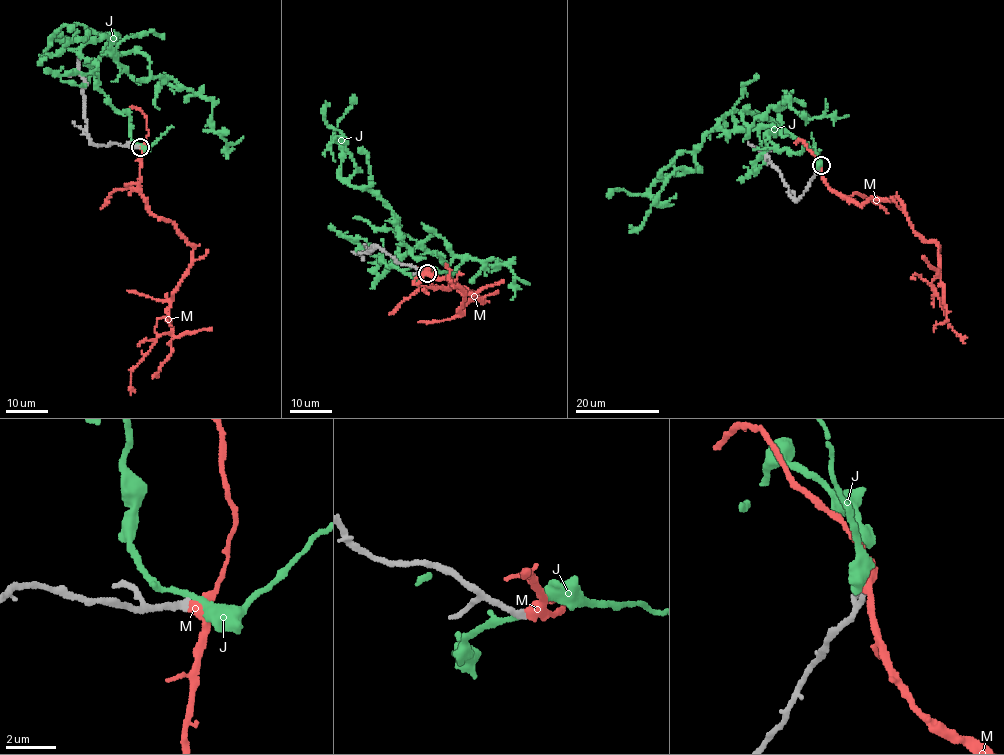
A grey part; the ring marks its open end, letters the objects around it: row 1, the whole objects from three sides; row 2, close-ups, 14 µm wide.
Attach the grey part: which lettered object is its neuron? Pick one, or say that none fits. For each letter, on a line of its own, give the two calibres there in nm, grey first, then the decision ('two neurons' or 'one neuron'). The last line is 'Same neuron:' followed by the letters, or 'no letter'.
J: 300 nm thick on the grey side, 200 nm on the other; two neurons
M: 300 nm thick on the grey side, 400 nm on the other; one neuron
Same neuron: M

